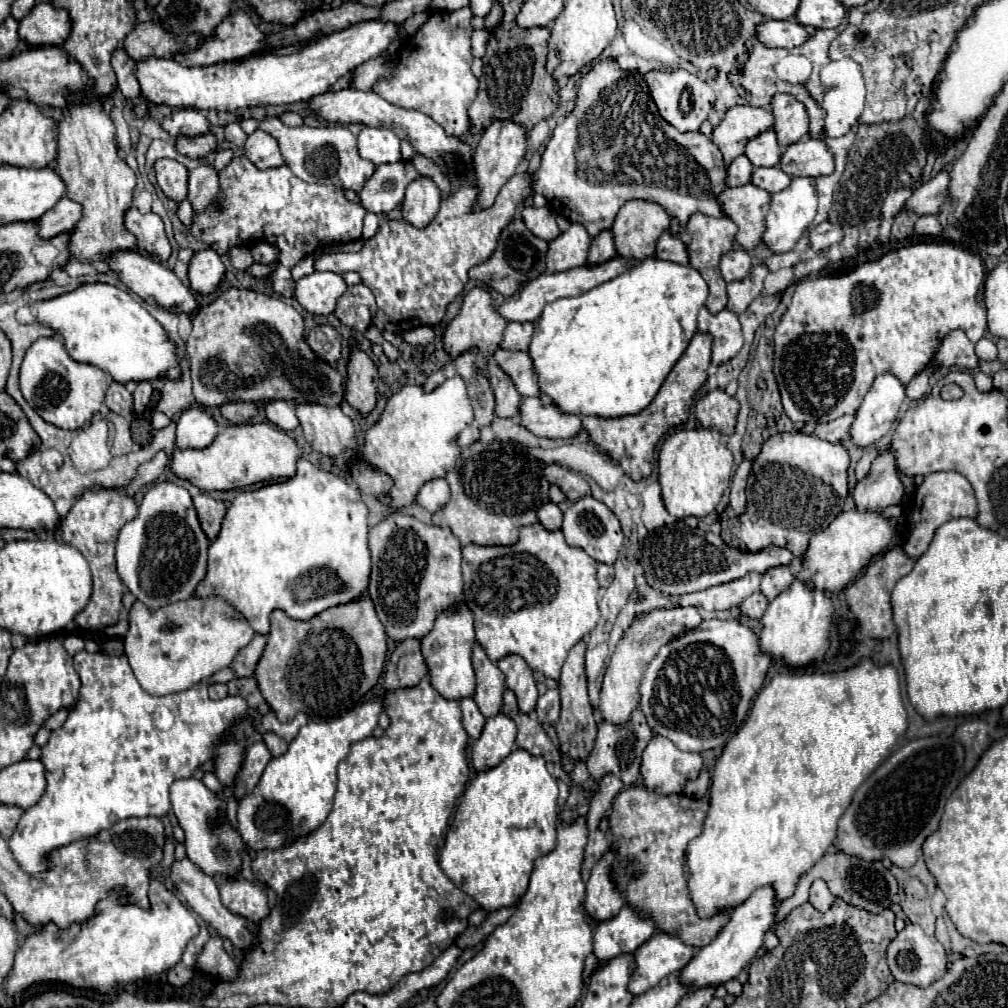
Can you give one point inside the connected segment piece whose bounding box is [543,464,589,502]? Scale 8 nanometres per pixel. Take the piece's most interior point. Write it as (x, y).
(573, 485)

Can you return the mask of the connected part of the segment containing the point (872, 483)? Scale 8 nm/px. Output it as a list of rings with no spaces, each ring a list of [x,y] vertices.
[[[891,450],[881,452],[879,460],[871,466],[869,474],[855,486],[853,500],[859,510],[883,510],[899,504],[905,496],[905,486],[897,476],[895,458]]]

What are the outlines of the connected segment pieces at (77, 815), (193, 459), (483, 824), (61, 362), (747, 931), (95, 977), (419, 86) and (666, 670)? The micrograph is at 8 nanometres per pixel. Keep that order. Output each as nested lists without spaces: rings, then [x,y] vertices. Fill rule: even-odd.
[[[83,650],[75,654],[75,670],[81,678],[81,700],[75,710],[69,712],[65,724],[57,732],[51,732],[49,742],[41,748],[39,760],[45,766],[45,792],[35,806],[25,810],[17,824],[17,830],[9,838],[9,848],[15,860],[23,866],[23,870],[43,880],[47,880],[50,874],[57,873],[57,870],[50,867],[47,852],[77,842],[81,838],[95,836],[125,818],[167,816],[171,804],[169,786],[175,780],[191,778],[195,770],[199,770],[205,762],[213,760],[217,756],[215,746],[227,738],[231,726],[237,724],[241,718],[249,718],[253,732],[275,732],[287,742],[291,742],[301,730],[301,726],[307,724],[303,712],[299,712],[293,722],[279,724],[275,712],[267,712],[265,716],[261,716],[241,696],[209,700],[205,682],[199,682],[183,692],[167,694],[165,698],[151,696],[137,682],[125,656],[107,656],[101,652],[89,654]]]
[[[271,422],[227,426],[217,438],[201,450],[179,450],[173,448],[169,468],[181,480],[193,486],[213,492],[213,490],[233,490],[251,486],[265,480],[287,480],[295,476],[295,464],[301,452],[293,438],[289,438],[281,428]]]
[[[517,748],[499,766],[479,772],[469,784],[447,832],[445,846],[439,854],[439,866],[459,890],[473,896],[487,912],[507,908],[527,890],[535,860],[555,848],[557,820],[557,780],[549,774],[545,758]]]
[[[43,338],[31,344],[21,364],[21,392],[27,404],[49,424],[65,430],[77,430],[99,412],[107,390],[105,372],[93,364],[71,360],[57,338]]]
[[[763,886],[755,890],[743,904],[735,906],[731,912],[729,924],[719,932],[719,936],[711,944],[699,948],[699,952],[695,952],[695,960],[691,960],[687,968],[683,968],[683,980],[687,980],[687,984],[695,984],[695,988],[691,990],[697,990],[707,984],[715,984],[715,986],[725,984],[727,980],[737,978],[737,974],[763,948],[765,934],[775,930],[779,906],[781,906],[781,900],[777,898],[777,892],[771,886]]]
[[[153,878],[149,888],[151,912],[139,906],[121,906],[119,896],[111,894],[101,902],[101,912],[83,924],[71,924],[67,930],[55,924],[27,936],[15,956],[13,972],[5,984],[7,996],[17,996],[35,984],[67,984],[71,988],[109,994],[113,988],[137,982],[141,978],[173,968],[187,942],[197,936],[197,918],[165,884]]]
[[[471,8],[435,12],[399,50],[395,72],[375,82],[373,90],[391,104],[415,108],[431,116],[449,136],[465,136],[469,130],[467,108],[477,94],[477,78],[471,74]]]
[[[703,620],[699,628],[685,632],[683,636],[667,642],[657,656],[649,662],[641,678],[641,700],[639,706],[647,716],[649,726],[655,734],[669,738],[679,750],[703,752],[709,748],[723,746],[735,736],[743,724],[753,698],[765,682],[767,670],[771,666],[771,656],[761,650],[759,636],[743,626],[739,620]]]

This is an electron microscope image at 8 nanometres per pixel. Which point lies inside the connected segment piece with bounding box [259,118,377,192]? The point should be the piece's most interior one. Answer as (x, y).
(328, 155)

